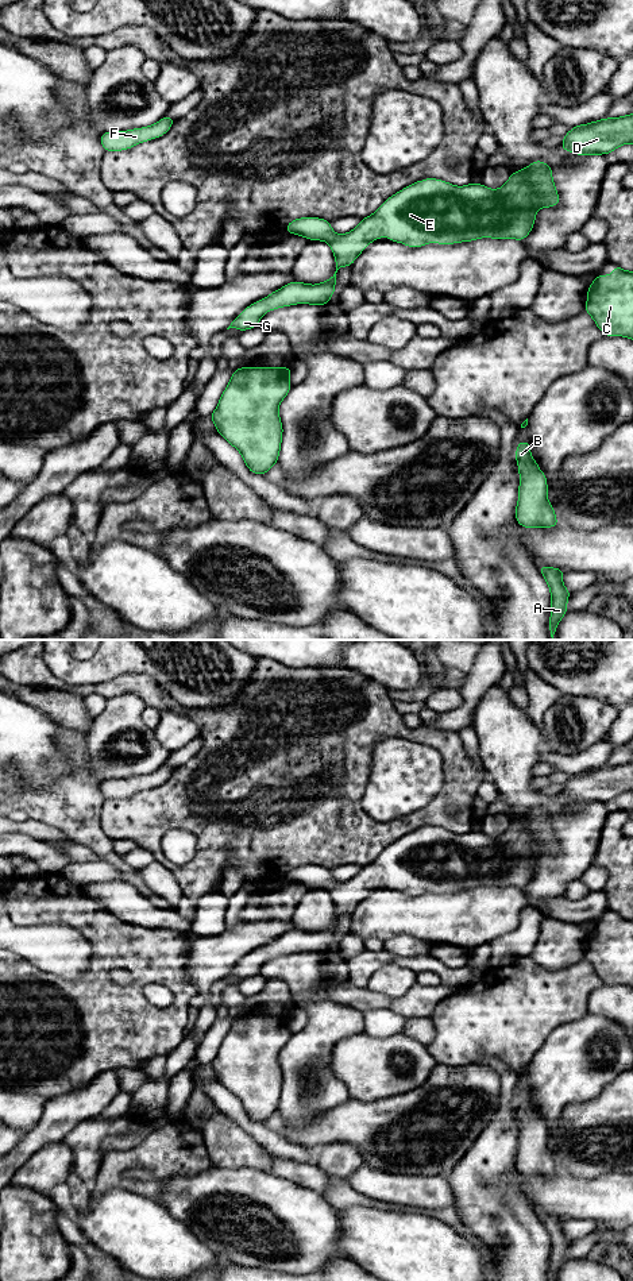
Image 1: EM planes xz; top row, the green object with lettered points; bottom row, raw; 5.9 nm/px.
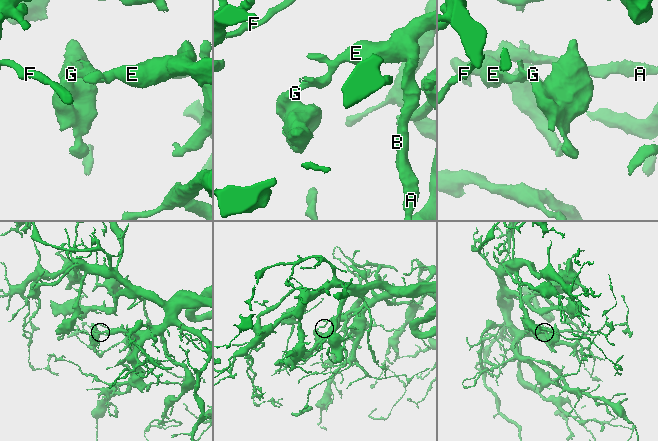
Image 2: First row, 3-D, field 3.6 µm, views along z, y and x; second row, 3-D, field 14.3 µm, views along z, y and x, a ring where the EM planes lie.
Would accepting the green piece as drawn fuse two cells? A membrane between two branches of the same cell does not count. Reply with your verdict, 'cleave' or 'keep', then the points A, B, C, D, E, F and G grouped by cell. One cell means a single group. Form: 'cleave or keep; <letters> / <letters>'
keep; A B C D E F G

